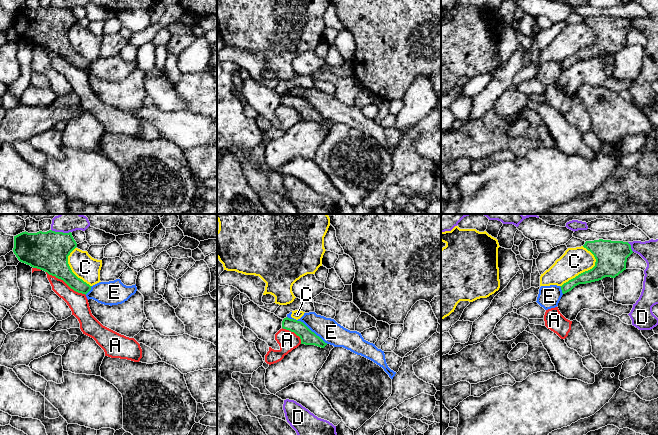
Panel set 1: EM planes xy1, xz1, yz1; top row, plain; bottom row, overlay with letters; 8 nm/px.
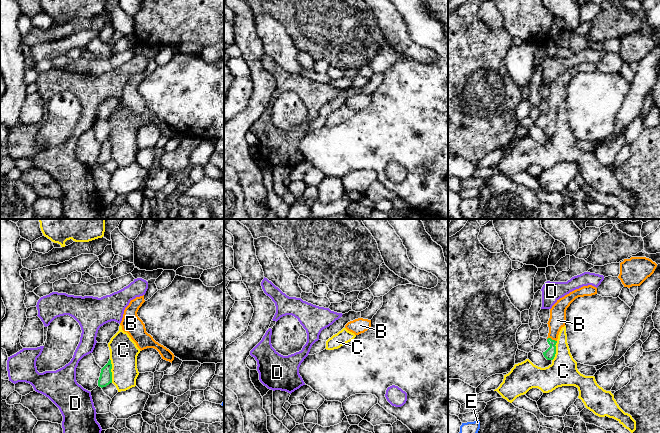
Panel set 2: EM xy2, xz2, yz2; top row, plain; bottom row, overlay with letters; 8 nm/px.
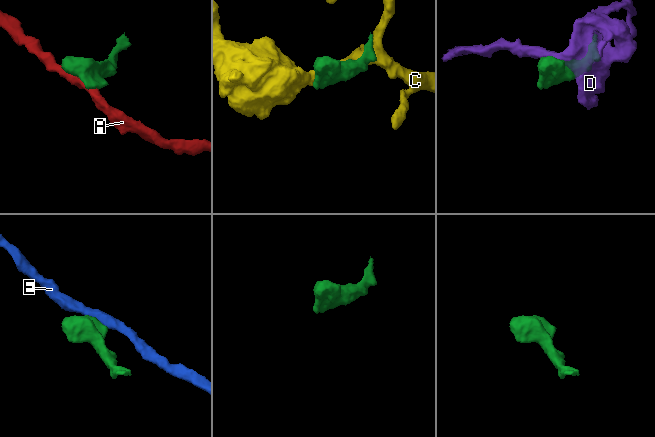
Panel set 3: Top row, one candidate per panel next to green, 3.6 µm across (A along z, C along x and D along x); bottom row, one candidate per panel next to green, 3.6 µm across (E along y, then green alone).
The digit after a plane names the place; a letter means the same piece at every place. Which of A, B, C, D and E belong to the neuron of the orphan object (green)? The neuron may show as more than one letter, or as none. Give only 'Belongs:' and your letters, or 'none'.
Belongs: B

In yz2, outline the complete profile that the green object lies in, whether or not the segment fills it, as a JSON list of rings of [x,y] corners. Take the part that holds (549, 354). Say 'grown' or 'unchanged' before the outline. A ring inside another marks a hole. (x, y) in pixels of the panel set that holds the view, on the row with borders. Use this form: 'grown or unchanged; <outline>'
grown; [[[588,285],[576,289],[564,297],[557,300],[557,302],[550,309],[550,318],[548,321],[549,333],[547,337],[547,342],[550,347],[543,352],[544,357],[547,360],[553,360],[556,354],[556,343],[558,339],[559,332],[566,323],[566,310],[570,304],[578,297],[592,296],[597,294],[597,288]]]

